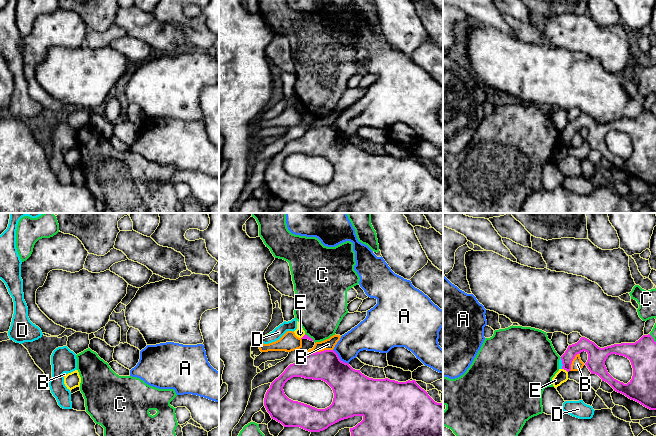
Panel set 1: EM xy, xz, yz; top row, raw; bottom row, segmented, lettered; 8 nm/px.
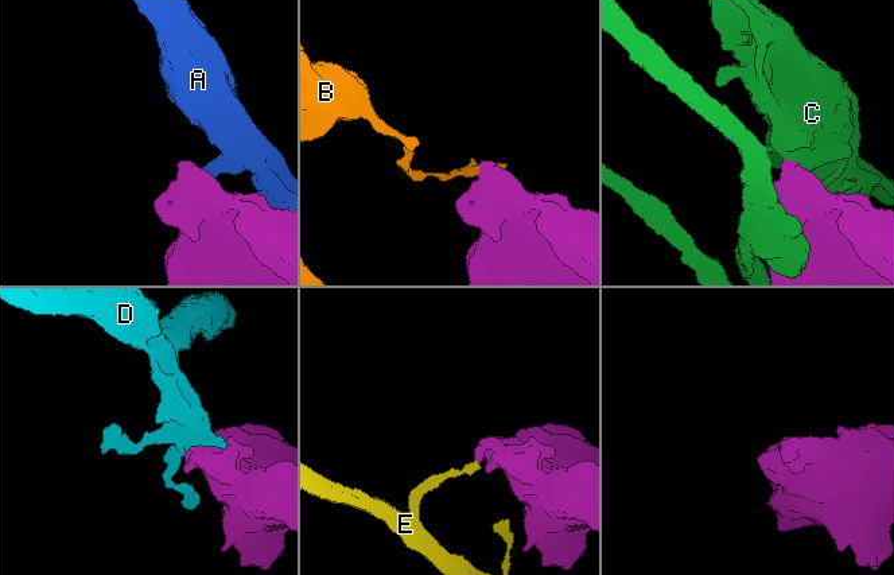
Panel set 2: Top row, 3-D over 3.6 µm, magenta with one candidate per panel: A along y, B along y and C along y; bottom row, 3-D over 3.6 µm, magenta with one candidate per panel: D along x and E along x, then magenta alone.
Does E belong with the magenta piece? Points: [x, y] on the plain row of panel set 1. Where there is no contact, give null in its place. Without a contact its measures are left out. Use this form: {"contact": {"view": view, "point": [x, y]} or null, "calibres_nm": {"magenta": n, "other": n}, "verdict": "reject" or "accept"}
{"contact": {"view": "yz", "point": [565, 145]}, "calibres_nm": {"magenta": 140, "other": 100}, "verdict": "reject"}

